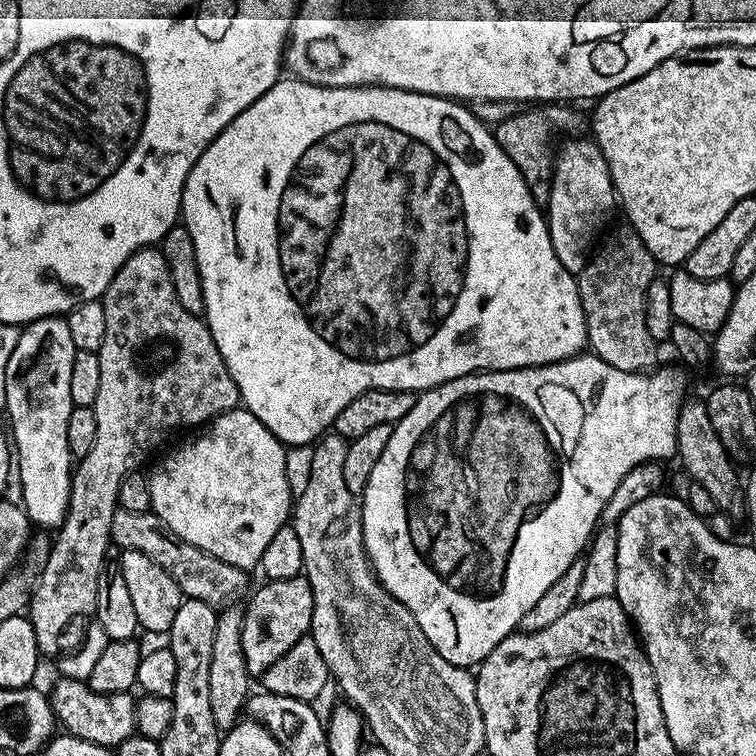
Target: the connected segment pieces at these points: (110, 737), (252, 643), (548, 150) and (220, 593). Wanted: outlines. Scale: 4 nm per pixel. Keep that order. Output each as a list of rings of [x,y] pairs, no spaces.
[[[60,678],[56,685],[50,691],[50,699],[52,702],[52,713],[56,716],[57,725],[67,735],[77,736],[86,742],[94,742],[103,748],[116,749],[122,742],[126,742],[126,738],[130,738],[136,732],[136,702],[137,697],[132,692],[115,692],[107,696],[101,692],[94,691],[88,687],[83,680],[72,680]]]
[[[303,574],[294,578],[282,578],[261,583],[256,593],[251,593],[252,601],[244,608],[242,622],[242,654],[246,670],[253,677],[261,677],[265,670],[274,666],[294,642],[309,635],[314,614],[314,594],[310,582]]]
[[[544,102],[539,106],[525,108],[528,108],[525,112],[524,109],[517,110],[513,116],[495,125],[494,135],[498,146],[502,146],[506,158],[510,158],[510,162],[518,166],[537,204],[544,206],[548,203],[548,195],[552,189],[554,153],[557,151],[558,141],[569,134],[579,133],[576,131],[580,128],[580,116],[572,109],[575,107],[564,102]]]
[[[117,507],[114,518],[110,522],[110,534],[111,543],[115,547],[117,544],[117,549],[125,552],[138,550],[138,554],[146,554],[146,558],[158,562],[158,566],[162,566],[162,570],[166,570],[166,574],[170,574],[170,578],[178,582],[181,597],[201,600],[211,608],[219,609],[221,606],[239,601],[236,599],[244,591],[245,593],[249,591],[249,573],[245,569],[230,566],[230,562],[222,562],[222,558],[214,558],[198,550],[198,546],[190,546],[190,542],[178,538],[178,534],[174,534],[174,530],[170,530],[170,526],[166,526],[166,522],[162,522],[162,518],[151,510],[135,512]]]

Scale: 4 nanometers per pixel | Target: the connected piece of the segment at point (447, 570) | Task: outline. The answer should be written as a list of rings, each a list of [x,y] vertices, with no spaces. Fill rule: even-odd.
[[[581,354],[572,356],[569,360],[560,360],[557,364],[541,364],[539,368],[512,368],[508,372],[471,372],[469,376],[454,378],[450,382],[439,384],[428,389],[427,392],[417,395],[410,414],[406,414],[406,418],[402,418],[393,427],[390,442],[386,442],[386,450],[382,450],[382,458],[378,458],[377,464],[374,465],[374,471],[370,473],[370,482],[366,482],[366,490],[360,506],[362,534],[364,535],[364,549],[369,562],[372,563],[372,571],[380,579],[380,585],[391,596],[398,598],[398,602],[402,602],[402,606],[406,606],[406,610],[410,610],[410,614],[414,614],[414,622],[418,622],[418,626],[422,626],[422,634],[426,634],[426,638],[432,643],[434,650],[438,650],[438,654],[442,654],[442,658],[446,658],[446,662],[450,662],[459,668],[471,669],[473,666],[479,665],[481,660],[485,660],[494,650],[494,646],[498,646],[498,642],[502,642],[506,637],[513,635],[520,627],[522,614],[526,614],[526,610],[530,610],[530,606],[534,606],[534,602],[538,602],[538,598],[542,598],[542,594],[546,594],[546,590],[550,590],[550,586],[554,586],[554,582],[558,582],[558,578],[562,578],[562,574],[566,574],[566,570],[575,560],[581,559],[582,553],[587,549],[598,527],[598,514],[606,506],[606,502],[610,502],[610,494],[614,494],[614,490],[618,490],[618,482],[622,482],[622,478],[626,478],[626,474],[630,474],[630,470],[634,466],[644,463],[646,458],[664,458],[660,456],[670,456],[672,458],[676,456],[678,414],[680,413],[680,405],[686,399],[684,387],[688,384],[687,378],[684,377],[685,369],[680,368],[663,368],[663,366],[660,366],[647,374],[623,372],[606,362],[602,362],[602,358],[591,354]]]

